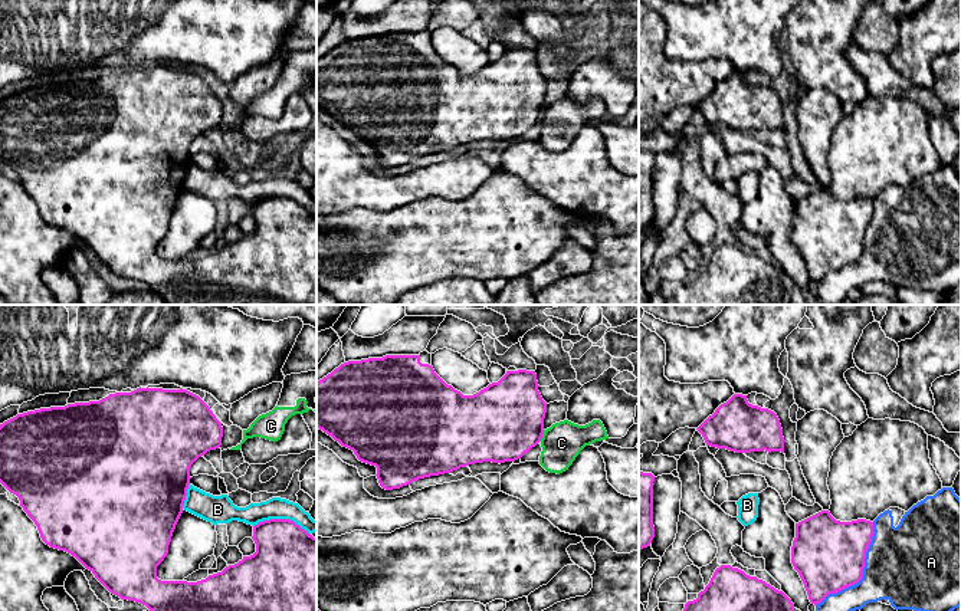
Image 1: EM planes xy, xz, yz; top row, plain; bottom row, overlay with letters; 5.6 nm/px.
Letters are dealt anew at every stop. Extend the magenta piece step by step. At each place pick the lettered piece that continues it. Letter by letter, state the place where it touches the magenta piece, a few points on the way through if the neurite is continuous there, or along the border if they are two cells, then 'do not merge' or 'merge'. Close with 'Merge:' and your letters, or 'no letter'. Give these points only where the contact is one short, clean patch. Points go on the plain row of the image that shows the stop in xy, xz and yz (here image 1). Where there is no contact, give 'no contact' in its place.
A: meets magenta in yz at (862, 250); do not merge
B: meets magenta in xy at (282, 197); do not merge
C: meets magenta in xz at (541, 114); border along xz (544, 108), (540, 118); do not merge
Merge: no letter

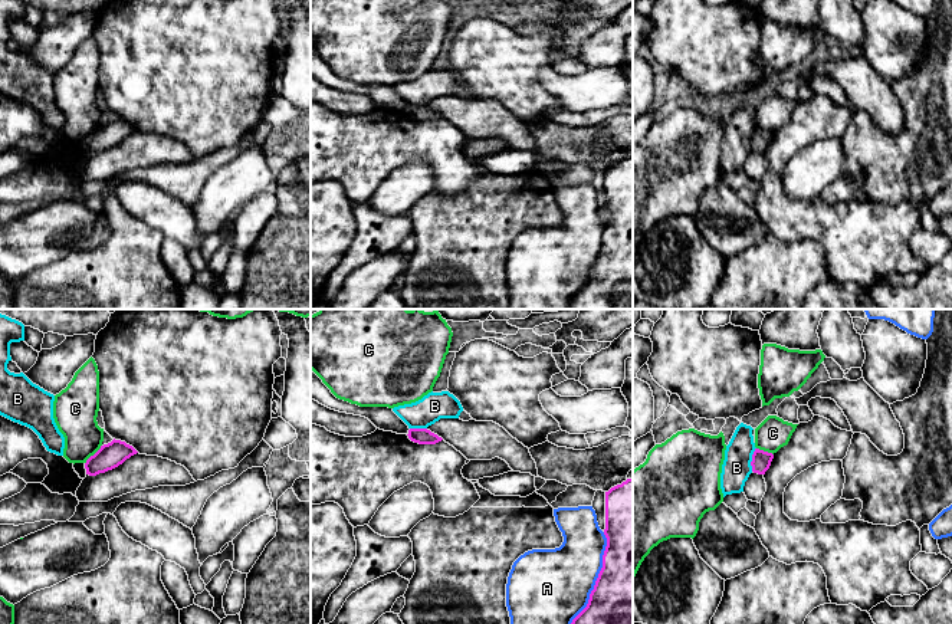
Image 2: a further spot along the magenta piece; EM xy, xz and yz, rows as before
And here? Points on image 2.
A: meets magenta in xz at (596, 259); do not merge
B: meets magenta in yz at (752, 137); border along yz (755, 125), (751, 134), (751, 148); do not merge
C: meets magenta in xy at (94, 132); do not merge
Merge: no letter

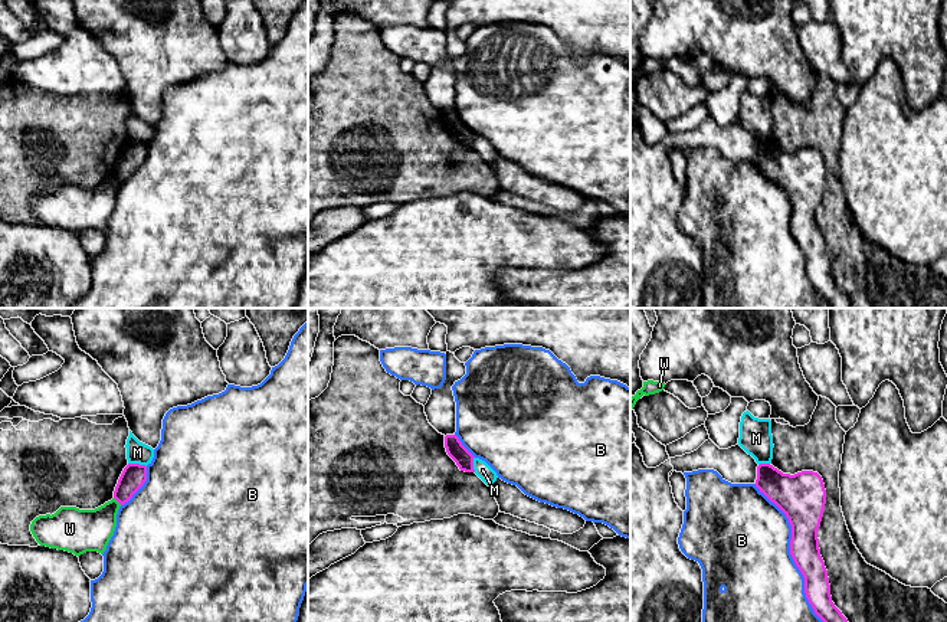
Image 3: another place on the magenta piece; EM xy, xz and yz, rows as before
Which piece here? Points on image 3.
B: meets magenta in yz at (792, 233); do not merge
M: meets magenta in xy at (137, 141); border along xy (128, 140), (146, 144); do not merge
W: meets magenta in xy at (118, 179); do not merge
Merge: no letter

